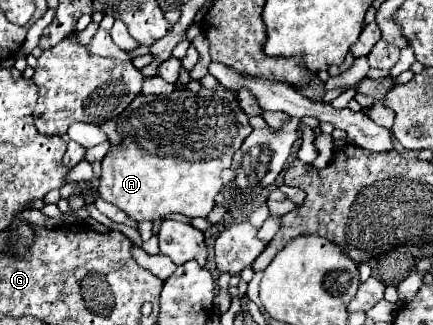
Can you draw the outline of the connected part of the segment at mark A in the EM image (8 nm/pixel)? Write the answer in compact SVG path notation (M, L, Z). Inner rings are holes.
M225 87L215 91L201 89L189 97L157 97L139 95L123 111L117 123L117 131L123 135L119 147L111 147L101 161L99 195L103 201L117 205L135 221L155 221L169 213L181 213L185 217L207 217L213 209L213 199L221 191L221 171L231 165L233 153L241 147L243 139L253 131L249 117L239 107L237 95Z

